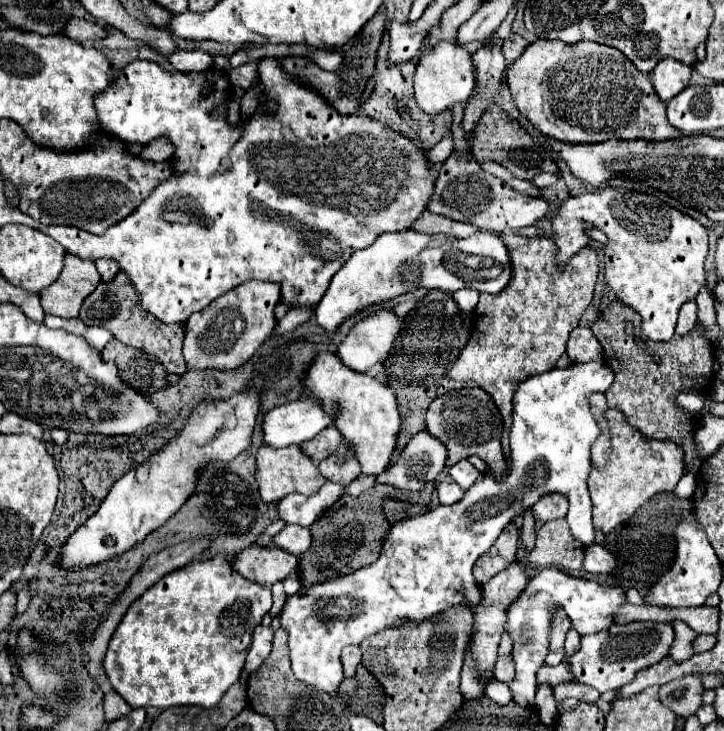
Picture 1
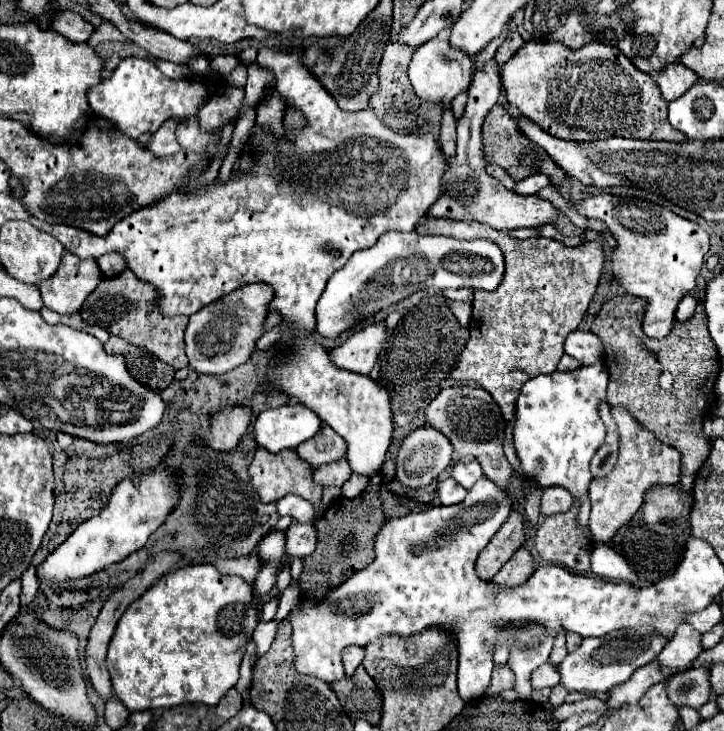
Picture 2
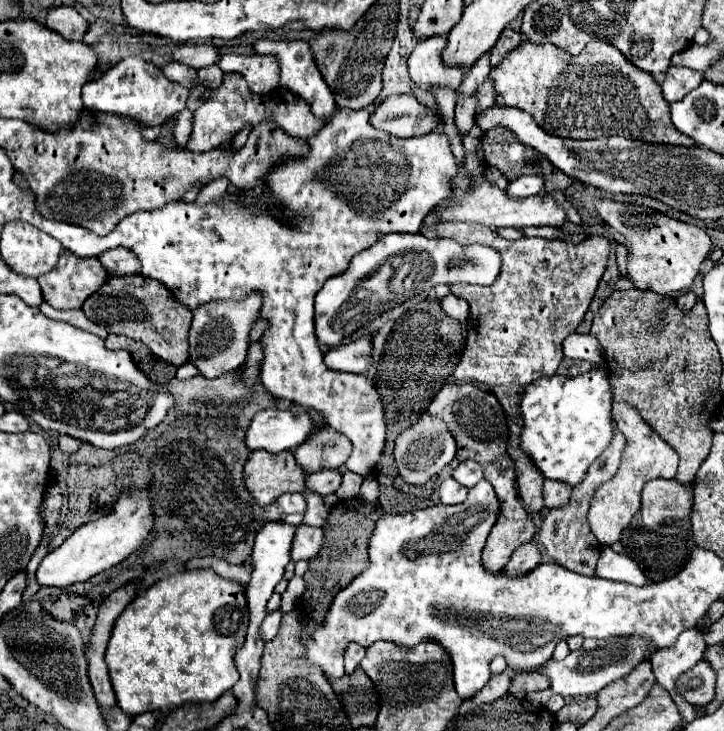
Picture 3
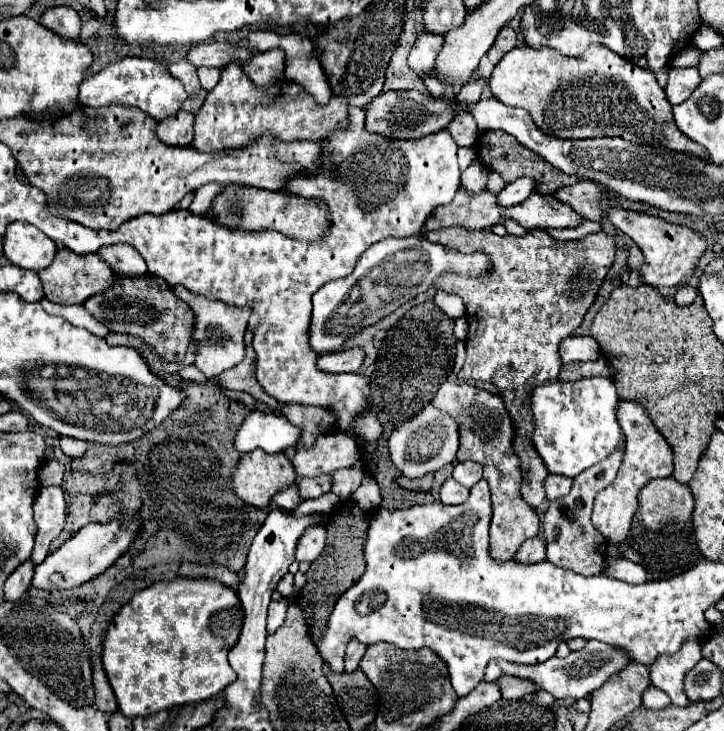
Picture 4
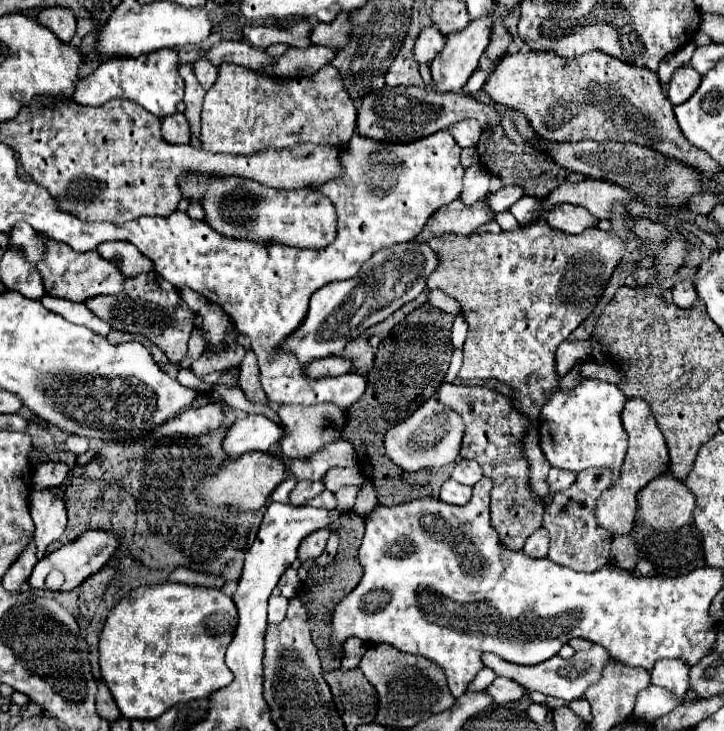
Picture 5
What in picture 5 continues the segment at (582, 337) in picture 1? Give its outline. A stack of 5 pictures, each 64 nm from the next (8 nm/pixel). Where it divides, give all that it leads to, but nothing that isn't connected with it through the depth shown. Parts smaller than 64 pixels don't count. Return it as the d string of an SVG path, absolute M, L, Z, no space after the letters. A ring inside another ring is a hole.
M562 342L556 350L556 376L566 376L576 360L588 358L590 354L590 342Z

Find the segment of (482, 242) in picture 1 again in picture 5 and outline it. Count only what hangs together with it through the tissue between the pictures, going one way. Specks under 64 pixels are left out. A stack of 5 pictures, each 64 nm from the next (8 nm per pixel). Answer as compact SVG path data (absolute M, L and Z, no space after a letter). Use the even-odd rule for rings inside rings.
M414 240L376 252L376 256L372 256L352 280L332 282L316 290L316 294L310 298L310 308L306 318L300 322L300 328L292 332L292 336L284 338L278 348L294 354L300 364L340 356L344 348L364 330L386 320L400 306L412 302L426 288L426 280L436 264L438 258L432 248Z

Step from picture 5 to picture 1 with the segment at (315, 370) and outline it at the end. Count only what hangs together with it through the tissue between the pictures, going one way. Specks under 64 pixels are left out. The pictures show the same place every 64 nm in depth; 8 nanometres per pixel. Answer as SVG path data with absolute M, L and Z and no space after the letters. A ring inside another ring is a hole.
M378 310L360 320L338 346L340 362L356 372L366 372L376 362L384 362L400 332L400 322L390 310Z

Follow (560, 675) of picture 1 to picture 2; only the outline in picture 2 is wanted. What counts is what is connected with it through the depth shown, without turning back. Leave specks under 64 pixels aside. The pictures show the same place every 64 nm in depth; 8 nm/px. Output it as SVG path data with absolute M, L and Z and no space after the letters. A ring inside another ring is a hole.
M542 664L540 668L536 668L534 672L532 672L532 678L530 678L530 682L532 682L532 688L534 690L542 690L542 688L554 688L556 684L558 684L558 680L560 680L560 674L556 672L556 668L552 666L552 664Z

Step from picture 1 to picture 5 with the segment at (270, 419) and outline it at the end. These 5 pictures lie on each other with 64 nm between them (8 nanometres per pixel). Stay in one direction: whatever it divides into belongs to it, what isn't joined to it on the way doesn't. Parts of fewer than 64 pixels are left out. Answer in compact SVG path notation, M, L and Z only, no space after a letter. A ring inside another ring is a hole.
M246 414L228 428L228 436L224 436L224 452L230 458L242 456L244 452L268 452L278 448L282 438L282 426L260 414Z

